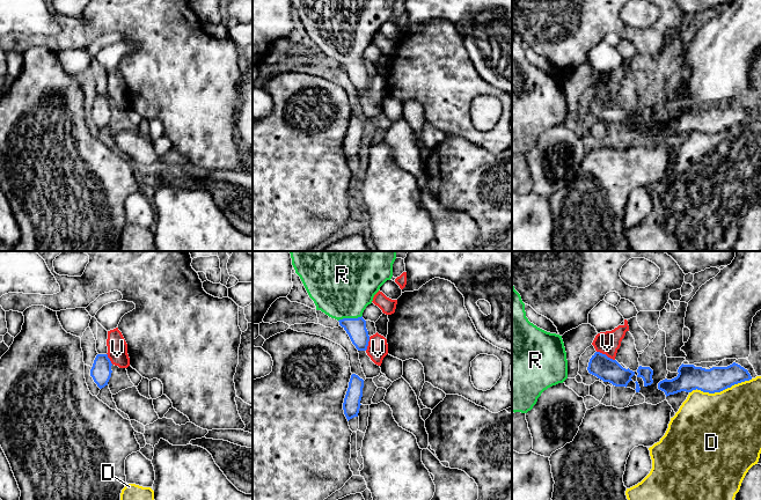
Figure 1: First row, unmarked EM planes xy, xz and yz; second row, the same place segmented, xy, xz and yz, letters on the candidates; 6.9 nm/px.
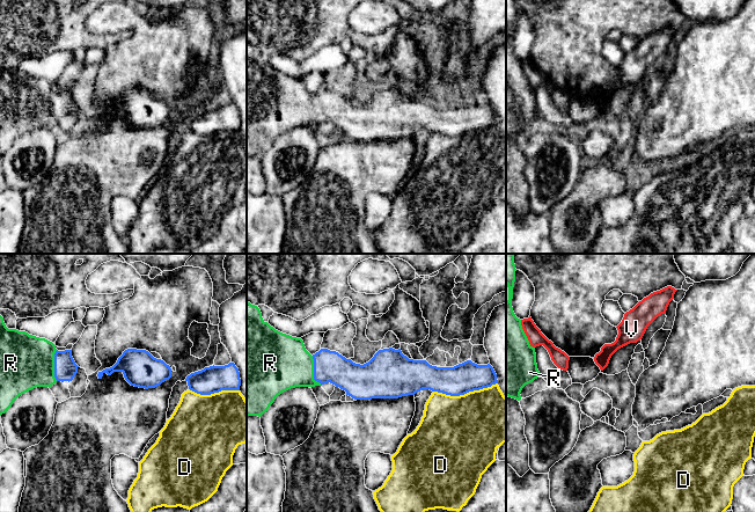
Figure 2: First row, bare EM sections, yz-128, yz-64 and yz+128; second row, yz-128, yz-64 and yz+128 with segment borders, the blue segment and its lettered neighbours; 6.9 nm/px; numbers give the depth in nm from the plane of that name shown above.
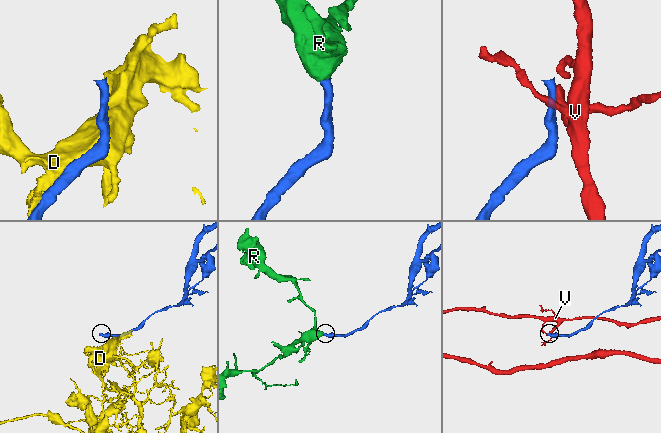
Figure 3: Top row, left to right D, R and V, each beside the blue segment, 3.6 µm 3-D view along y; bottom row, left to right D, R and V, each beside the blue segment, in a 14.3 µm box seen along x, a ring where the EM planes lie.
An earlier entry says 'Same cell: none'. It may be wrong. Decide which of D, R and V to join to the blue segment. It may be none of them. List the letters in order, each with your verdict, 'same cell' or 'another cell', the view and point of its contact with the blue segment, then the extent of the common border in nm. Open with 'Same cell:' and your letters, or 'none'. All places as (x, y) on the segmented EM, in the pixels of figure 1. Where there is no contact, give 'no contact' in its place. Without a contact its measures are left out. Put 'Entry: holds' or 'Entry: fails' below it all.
Same cell: R
D: another cell | yz (721, 390) | 460 nm
R: same cell | xz (350, 318) | 170 nm
V: another cell | yz (605, 354) | 140 nm
Entry: fails

